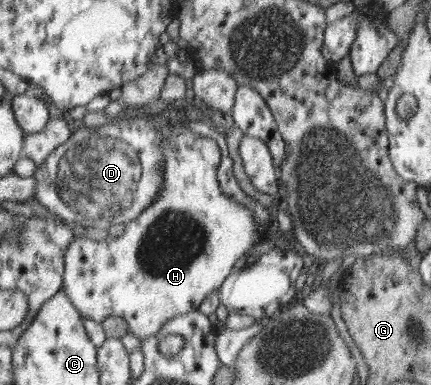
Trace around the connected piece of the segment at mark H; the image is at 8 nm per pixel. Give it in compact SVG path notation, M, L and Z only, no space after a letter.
M181 103L176 109L169 113L172 114L170 122L172 126L178 126L178 129L173 129L160 145L163 146L162 154L165 155L165 182L163 182L163 188L158 195L156 201L152 206L145 208L138 218L125 224L124 234L118 237L109 237L106 235L89 235L83 237L77 237L73 241L73 244L69 246L68 252L65 254L65 272L63 282L63 292L70 299L70 302L76 307L76 310L81 314L83 318L89 318L96 322L102 323L109 316L120 316L126 320L128 324L128 331L131 332L136 338L141 341L147 338L153 337L168 321L174 317L181 317L183 314L192 313L201 305L201 302L216 290L219 290L222 284L225 282L226 277L229 276L236 264L236 260L241 256L244 256L246 252L250 252L253 256L260 254L260 246L264 242L268 242L267 224L257 224L256 214L253 214L253 210L249 209L249 206L244 206L240 202L237 202L233 197L228 197L221 189L220 179L218 178L218 166L220 165L221 158L221 143L194 133L191 131L190 126L185 126L190 122L186 119L184 104Z

